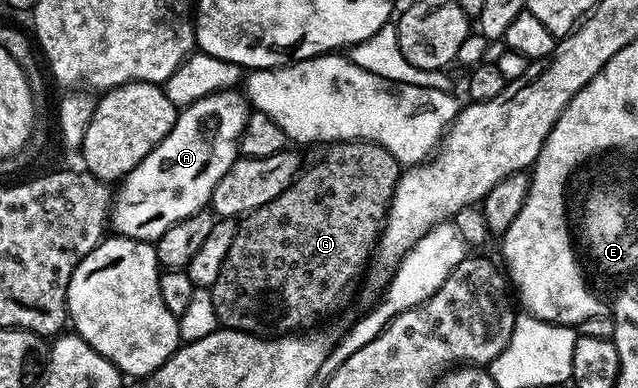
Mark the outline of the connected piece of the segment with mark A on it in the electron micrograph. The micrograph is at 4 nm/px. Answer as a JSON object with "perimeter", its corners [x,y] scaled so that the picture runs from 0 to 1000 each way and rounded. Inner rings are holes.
{"perimeter":[[[348,232],[342,242],[328,242],[326,247],[320,247],[320,258],[307,258],[307,268],[290,276],[281,291],[276,320],[266,332],[263,351],[257,351],[257,361],[251,361],[251,371],[245,371],[245,381],[238,381],[238,392],[232,392],[232,402],[226,402],[226,412],[219,412],[219,423],[213,423],[213,433],[207,433],[207,443],[201,443],[197,456],[190,461],[188,477],[183,482],[187,490],[182,490],[182,497],[177,503],[176,528],[169,554],[169,572],[176,585],[177,601],[193,613],[246,626],[248,613],[257,608],[257,598],[263,598],[263,588],[270,588],[270,577],[276,577],[295,557],[312,552],[315,541],[324,539],[329,528],[329,508],[335,500],[339,474],[345,474],[345,454],[351,454],[351,443],[357,443],[357,433],[364,433],[364,423],[373,415],[376,405],[373,366],[379,358],[387,302],[389,265],[378,240],[367,232]]]}

